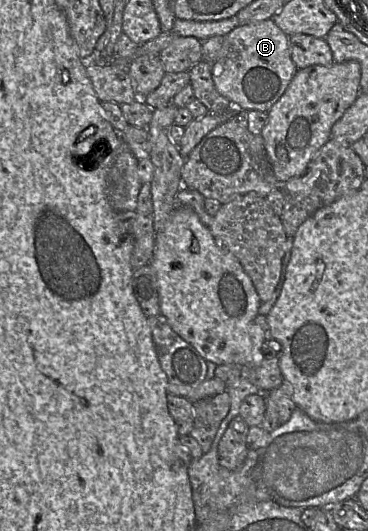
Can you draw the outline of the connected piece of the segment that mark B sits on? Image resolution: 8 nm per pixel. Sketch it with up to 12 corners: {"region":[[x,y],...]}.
{"region":[[272,20],[223,35],[218,93],[268,112],[298,68]]}

